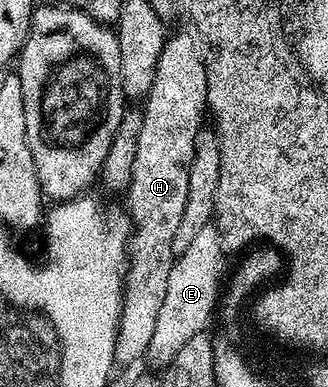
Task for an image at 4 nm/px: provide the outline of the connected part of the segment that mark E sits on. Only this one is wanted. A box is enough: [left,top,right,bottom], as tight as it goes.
[144,226,226,370]

